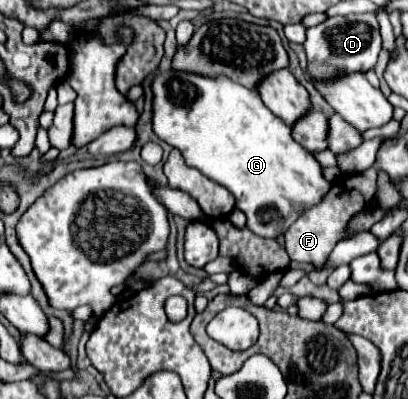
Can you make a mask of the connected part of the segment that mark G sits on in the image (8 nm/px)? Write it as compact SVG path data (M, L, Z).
M180 71L156 73L154 89L154 133L168 145L180 149L190 167L196 167L212 181L218 181L236 197L236 207L246 215L250 231L260 237L282 235L304 209L322 203L332 183L324 177L322 165L292 137L292 129L278 119L260 99L258 93L226 79L210 79Z

